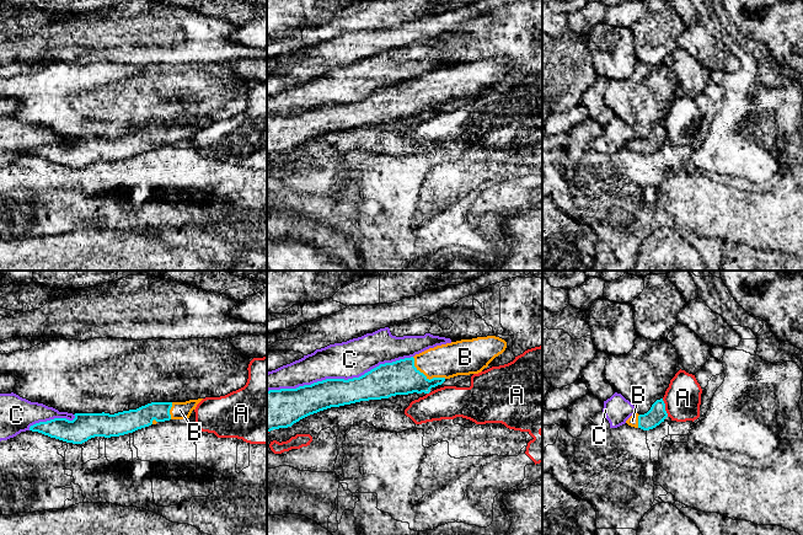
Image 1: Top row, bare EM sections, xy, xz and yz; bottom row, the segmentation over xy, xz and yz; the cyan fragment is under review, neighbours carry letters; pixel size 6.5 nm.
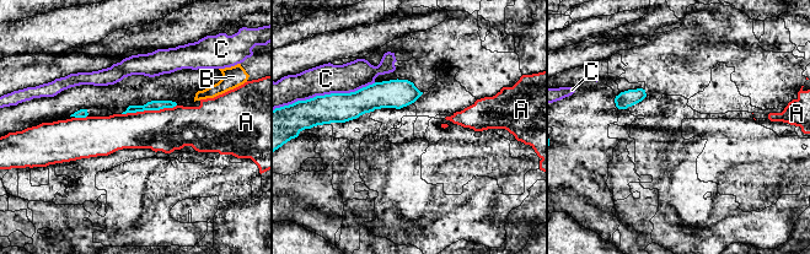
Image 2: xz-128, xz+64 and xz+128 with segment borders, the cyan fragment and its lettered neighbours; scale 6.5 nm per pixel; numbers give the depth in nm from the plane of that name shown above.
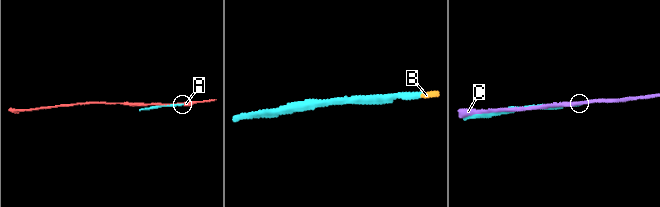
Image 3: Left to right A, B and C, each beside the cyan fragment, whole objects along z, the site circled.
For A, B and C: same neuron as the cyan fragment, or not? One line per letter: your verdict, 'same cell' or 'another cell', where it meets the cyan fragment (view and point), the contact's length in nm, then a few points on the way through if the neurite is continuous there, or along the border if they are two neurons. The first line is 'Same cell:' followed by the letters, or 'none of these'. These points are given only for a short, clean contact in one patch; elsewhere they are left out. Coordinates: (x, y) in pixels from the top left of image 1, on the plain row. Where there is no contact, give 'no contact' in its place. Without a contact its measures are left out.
Same cell: B
A: another cell; meets cyan in yz at (664, 132); contact 130 nm long
B: same cell; meets cyan in xz at (424, 100); contact 260 nm long; runs through xz (399, 102), (424, 100), (435, 89), (458, 83)
C: another cell; meets cyan in xz at (340, 103); contact 1000 nm long

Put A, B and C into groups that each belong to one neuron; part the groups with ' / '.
A / B / C

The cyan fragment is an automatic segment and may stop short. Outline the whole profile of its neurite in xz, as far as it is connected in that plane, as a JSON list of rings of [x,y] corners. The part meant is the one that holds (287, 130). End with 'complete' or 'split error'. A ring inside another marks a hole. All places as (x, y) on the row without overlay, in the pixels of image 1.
[[[499,61],[461,64],[429,73],[411,82],[380,89],[359,102],[326,103],[296,113],[269,114],[267,116],[267,156],[291,151],[300,144],[331,132],[413,117],[429,118],[432,112],[441,109],[446,103],[481,97],[499,79],[502,80],[499,90],[515,84],[513,73],[509,73],[507,66]]]; split error

